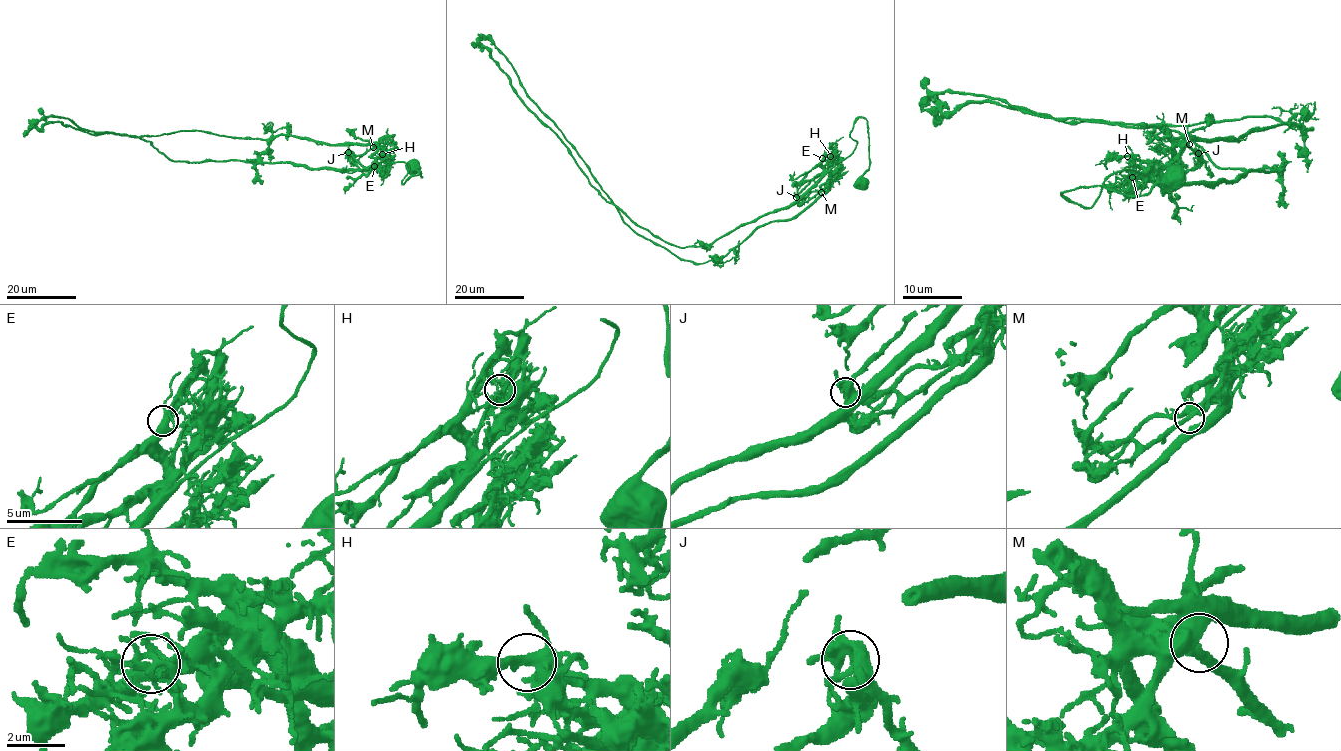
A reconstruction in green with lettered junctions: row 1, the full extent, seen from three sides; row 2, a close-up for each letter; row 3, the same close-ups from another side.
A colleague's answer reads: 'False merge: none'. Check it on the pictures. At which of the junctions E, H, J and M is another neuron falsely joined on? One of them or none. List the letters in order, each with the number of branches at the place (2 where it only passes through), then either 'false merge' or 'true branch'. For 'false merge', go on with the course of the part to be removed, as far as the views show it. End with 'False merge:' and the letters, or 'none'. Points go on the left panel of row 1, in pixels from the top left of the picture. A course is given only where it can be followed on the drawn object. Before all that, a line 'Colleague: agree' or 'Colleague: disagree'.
Colleague: disagree
E: branches 6; true branch
H: branches 7; true branch
J: branches 5; false merge; course (348, 152), (365, 154), (376, 144), (200, 130), (133, 137), (83, 129), (63, 117), (45, 116), (30, 128)
M: branches 4; true branch
False merge: J

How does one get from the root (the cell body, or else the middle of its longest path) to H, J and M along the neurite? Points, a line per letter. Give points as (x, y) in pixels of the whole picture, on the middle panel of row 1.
H: (862, 183), (869, 167), (864, 118), (856, 120), (850, 133), (857, 143), (854, 151), (833, 163), (830, 156)
J: (862, 183), (869, 167), (869, 132), (867, 121), (859, 117), (850, 133), (857, 143), (854, 151), (796, 197)
M: (862, 183), (869, 132), (859, 117), (850, 133), (854, 151), (829, 171), (828, 187), (821, 192)

